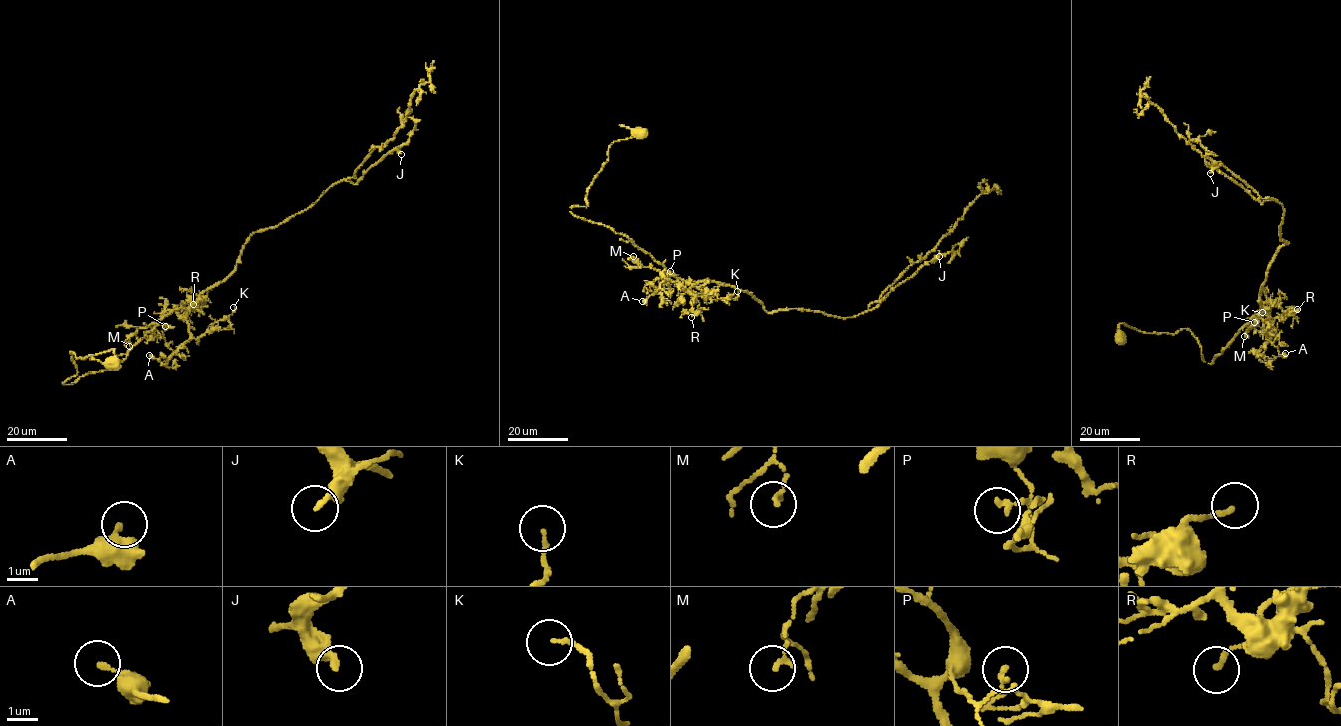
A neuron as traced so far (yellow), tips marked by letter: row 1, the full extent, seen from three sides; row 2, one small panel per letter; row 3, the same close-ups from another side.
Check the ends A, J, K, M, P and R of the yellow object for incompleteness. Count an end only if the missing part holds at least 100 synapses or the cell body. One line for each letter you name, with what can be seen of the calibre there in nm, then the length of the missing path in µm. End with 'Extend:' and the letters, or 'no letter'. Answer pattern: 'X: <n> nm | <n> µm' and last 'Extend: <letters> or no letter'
Extend: no letter

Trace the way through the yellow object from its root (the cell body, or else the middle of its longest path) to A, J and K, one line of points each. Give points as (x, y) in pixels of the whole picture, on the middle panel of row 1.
A: (639, 134), (610, 145), (587, 206), (571, 211), (626, 236), (692, 285), (688, 293), (666, 278), (642, 301)
J: (639, 134), (610, 145), (587, 206), (571, 211), (686, 281), (734, 286), (769, 312), (853, 317), (939, 256)
K: (639, 134), (610, 145), (587, 206), (571, 211), (626, 236), (690, 282), (692, 294), (731, 299), (737, 291)

